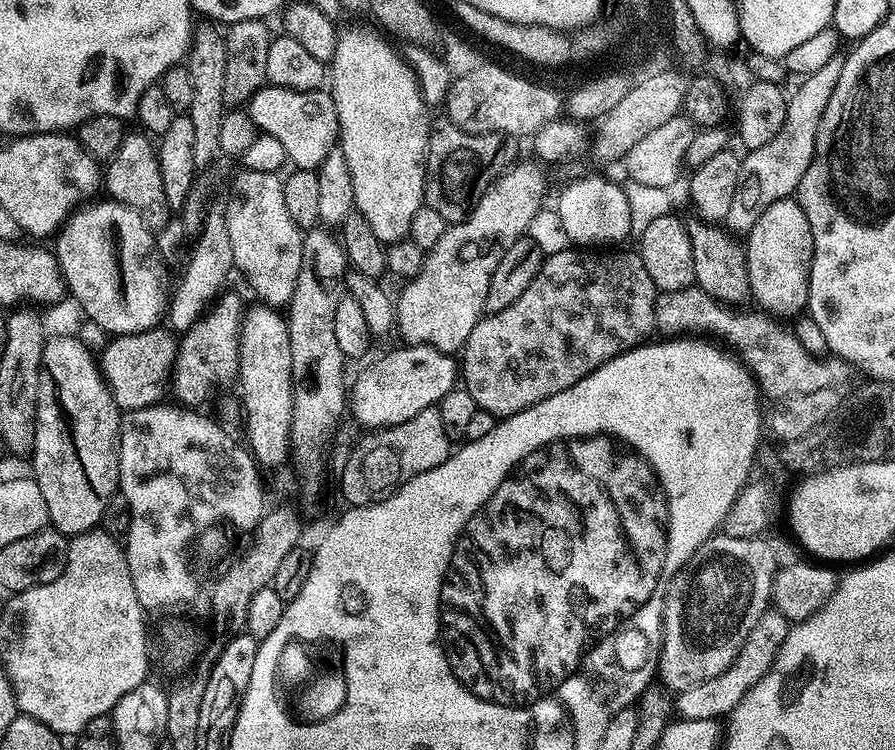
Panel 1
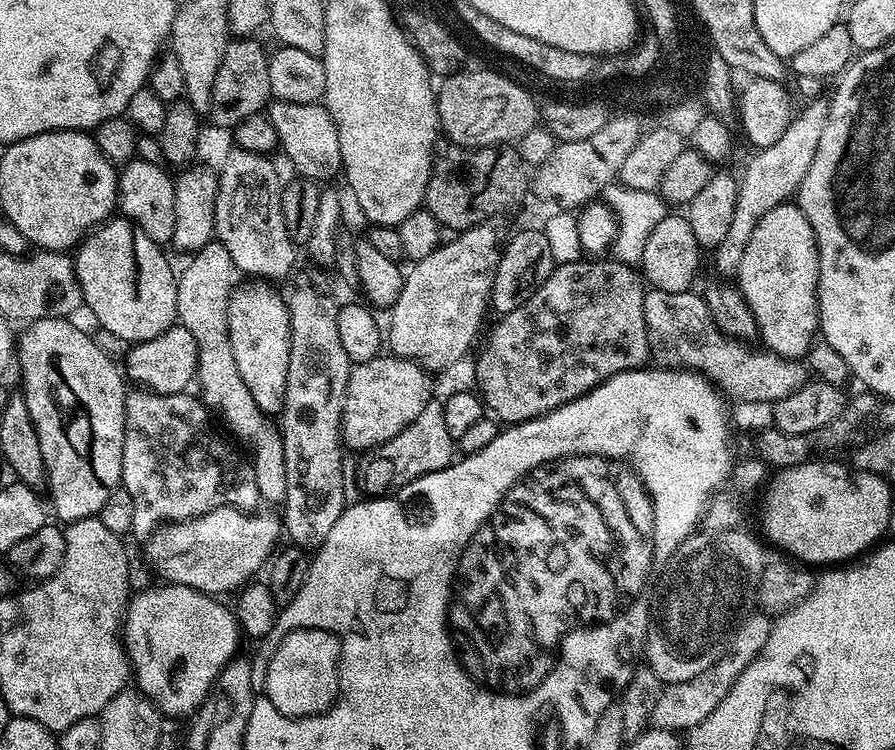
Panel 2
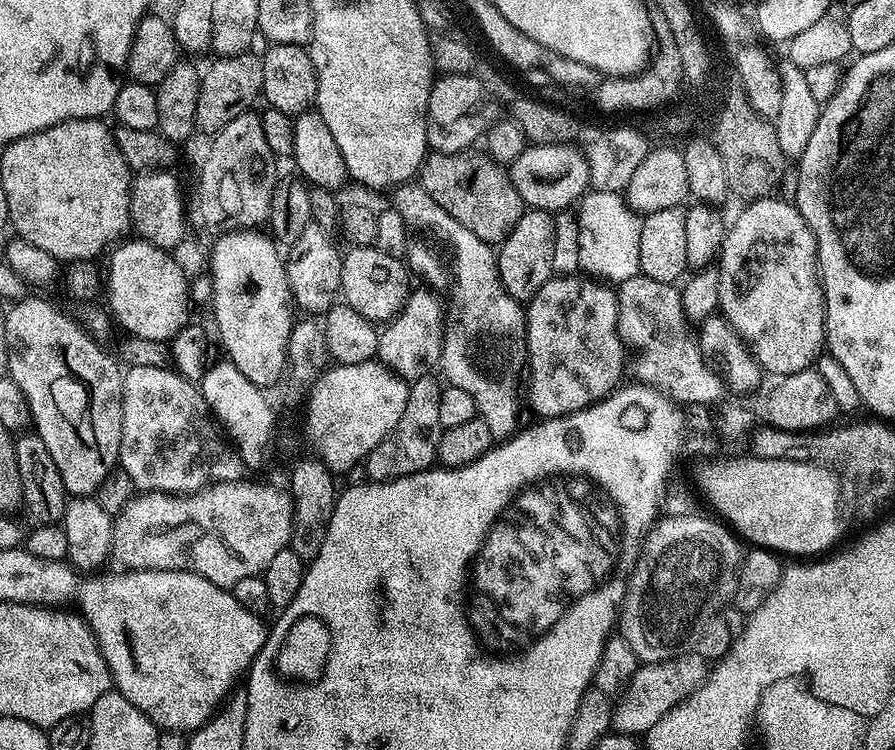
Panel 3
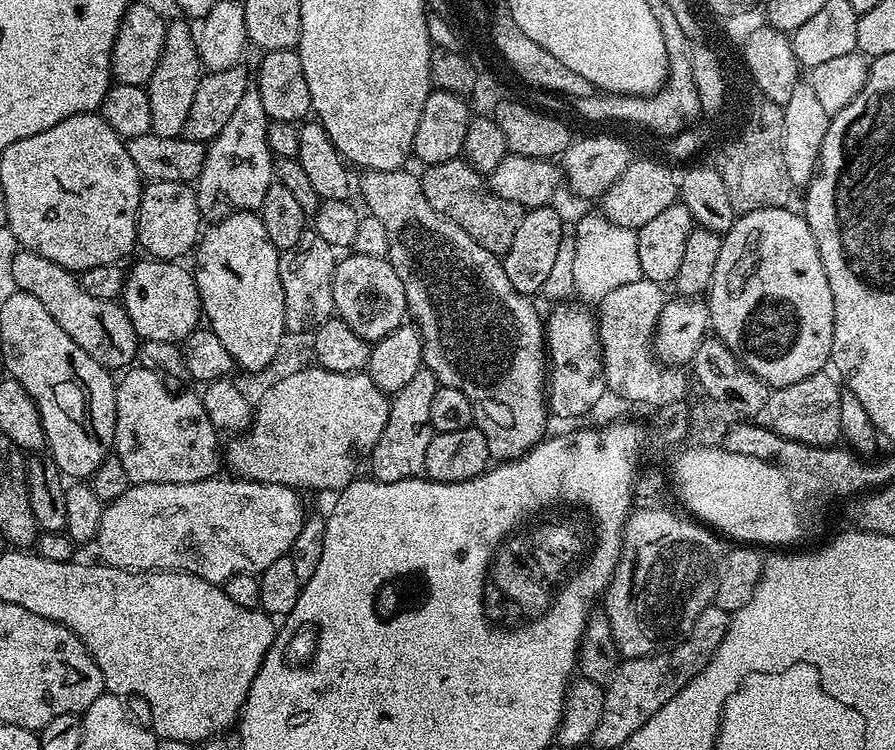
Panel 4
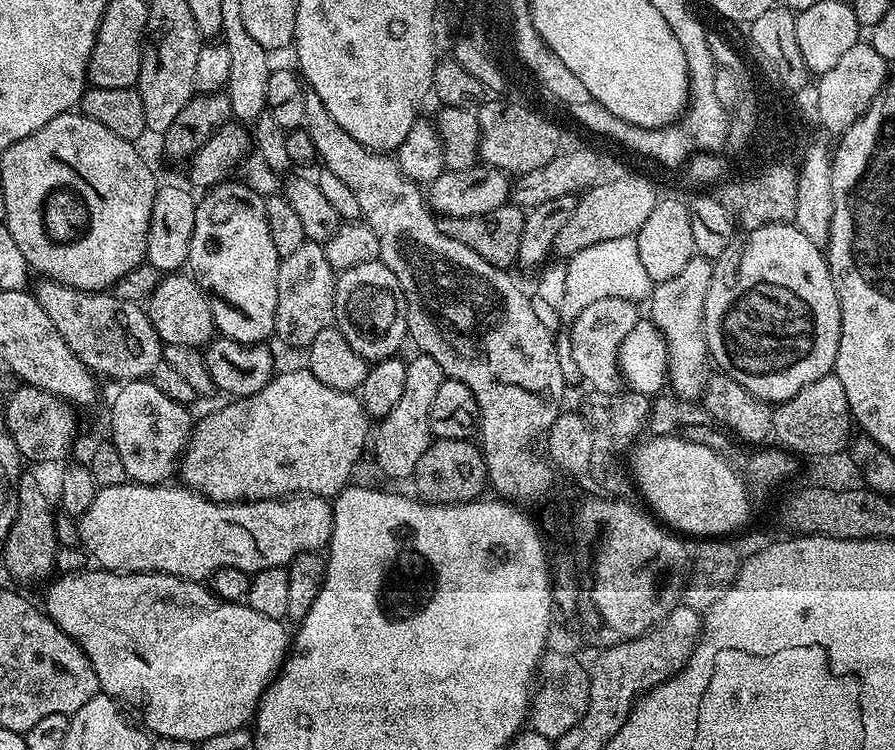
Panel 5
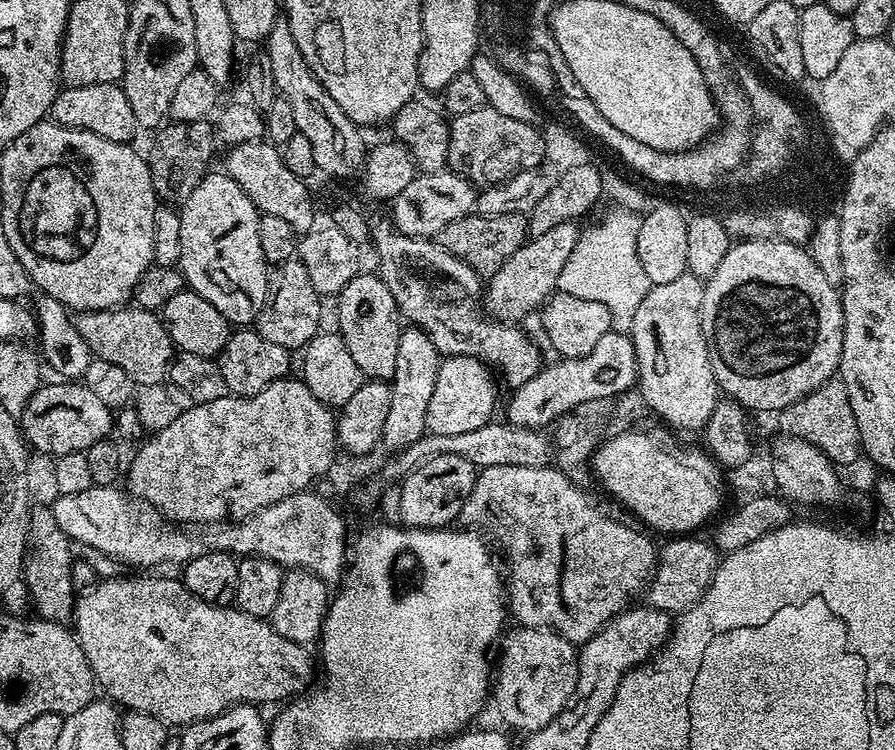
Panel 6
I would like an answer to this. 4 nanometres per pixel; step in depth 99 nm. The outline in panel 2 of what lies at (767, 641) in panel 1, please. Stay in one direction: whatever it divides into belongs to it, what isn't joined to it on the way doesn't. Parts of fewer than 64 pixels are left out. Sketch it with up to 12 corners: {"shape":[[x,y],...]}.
{"shape":[[745,615],[713,668],[669,684],[651,727],[699,724],[766,642],[773,617]]}

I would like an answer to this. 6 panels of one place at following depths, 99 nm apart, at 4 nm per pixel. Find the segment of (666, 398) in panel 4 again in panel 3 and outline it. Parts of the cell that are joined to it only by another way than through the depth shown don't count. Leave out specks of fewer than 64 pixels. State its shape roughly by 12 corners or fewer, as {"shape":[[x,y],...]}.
{"shape":[[621,280],[618,328],[643,383],[681,406],[716,406],[676,284]]}

